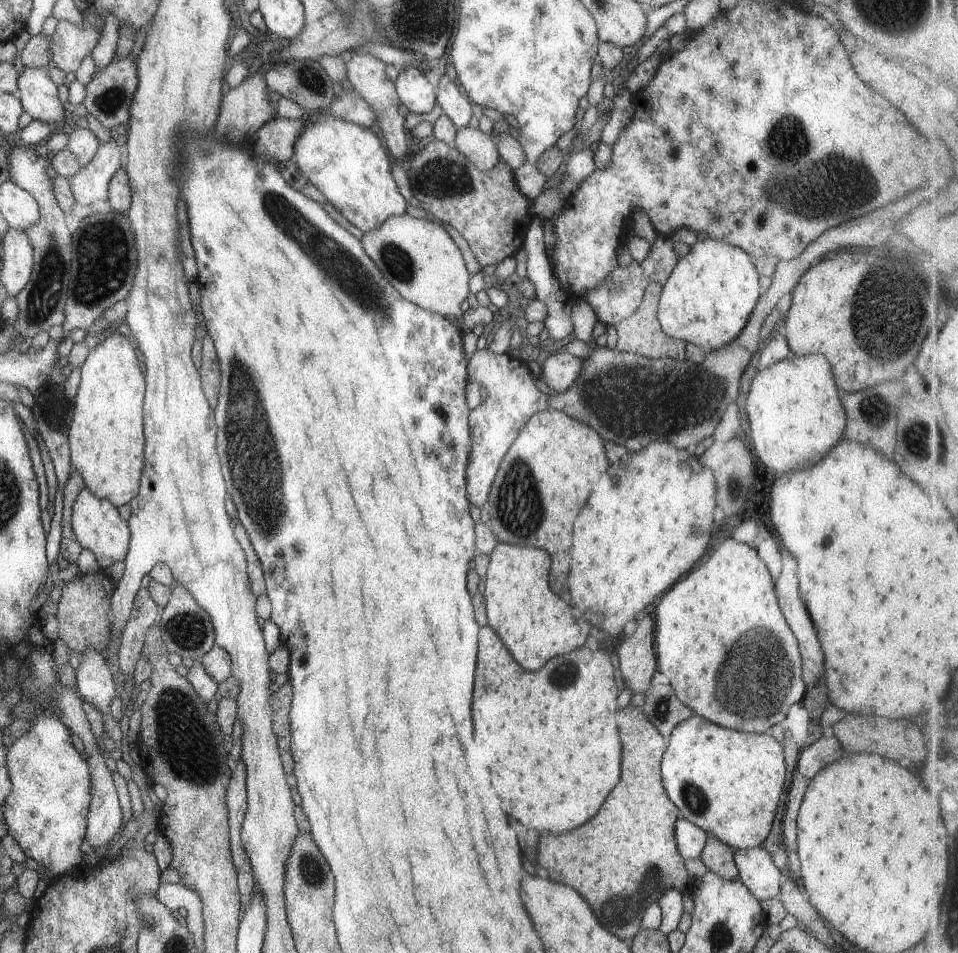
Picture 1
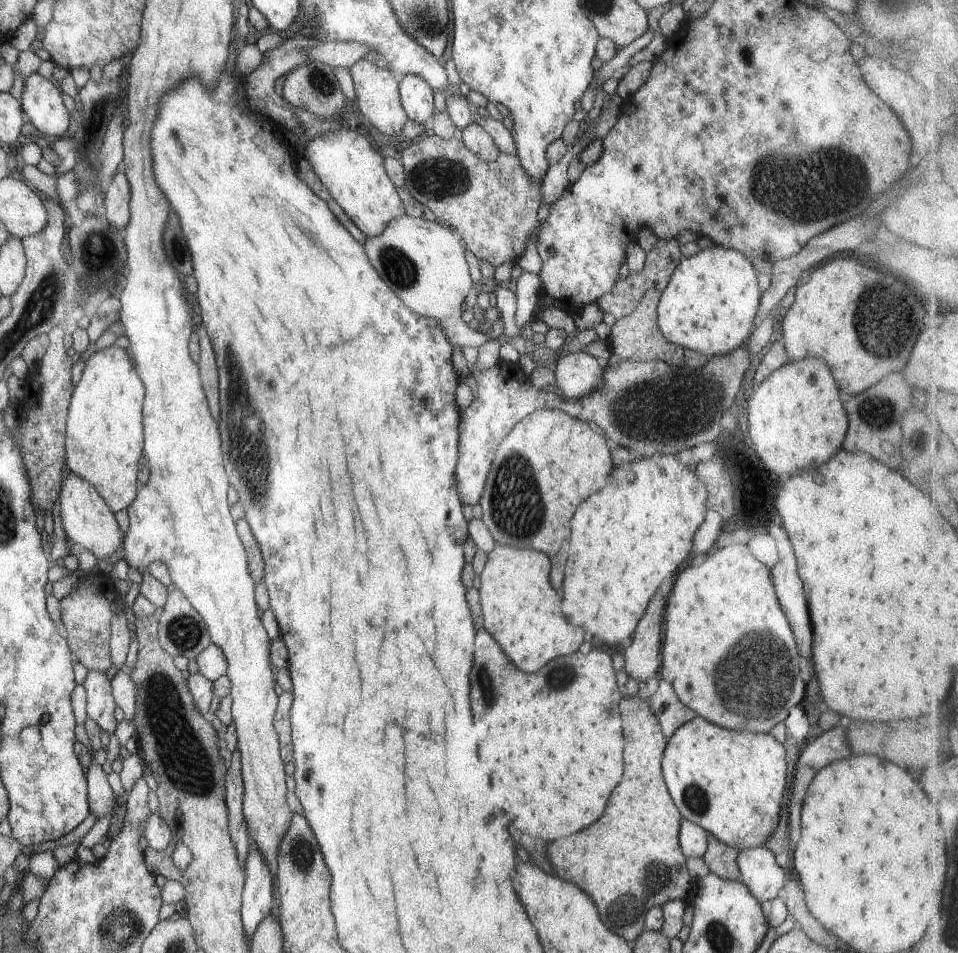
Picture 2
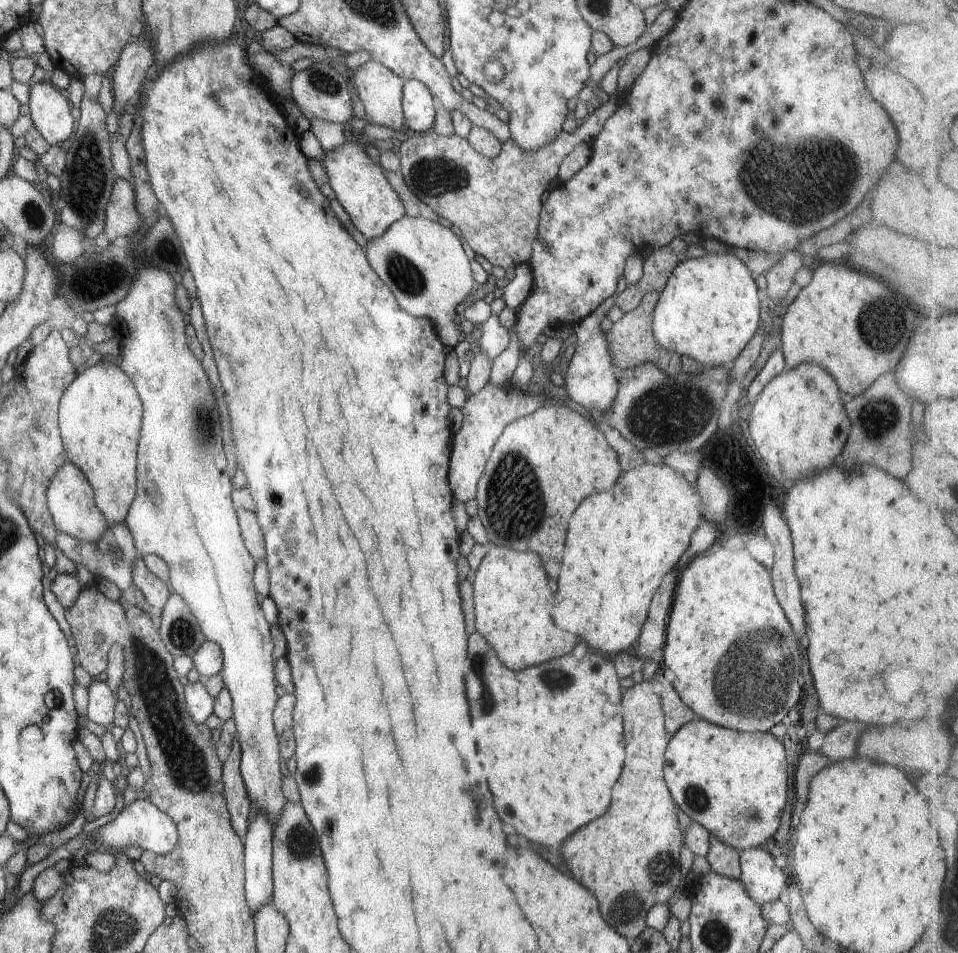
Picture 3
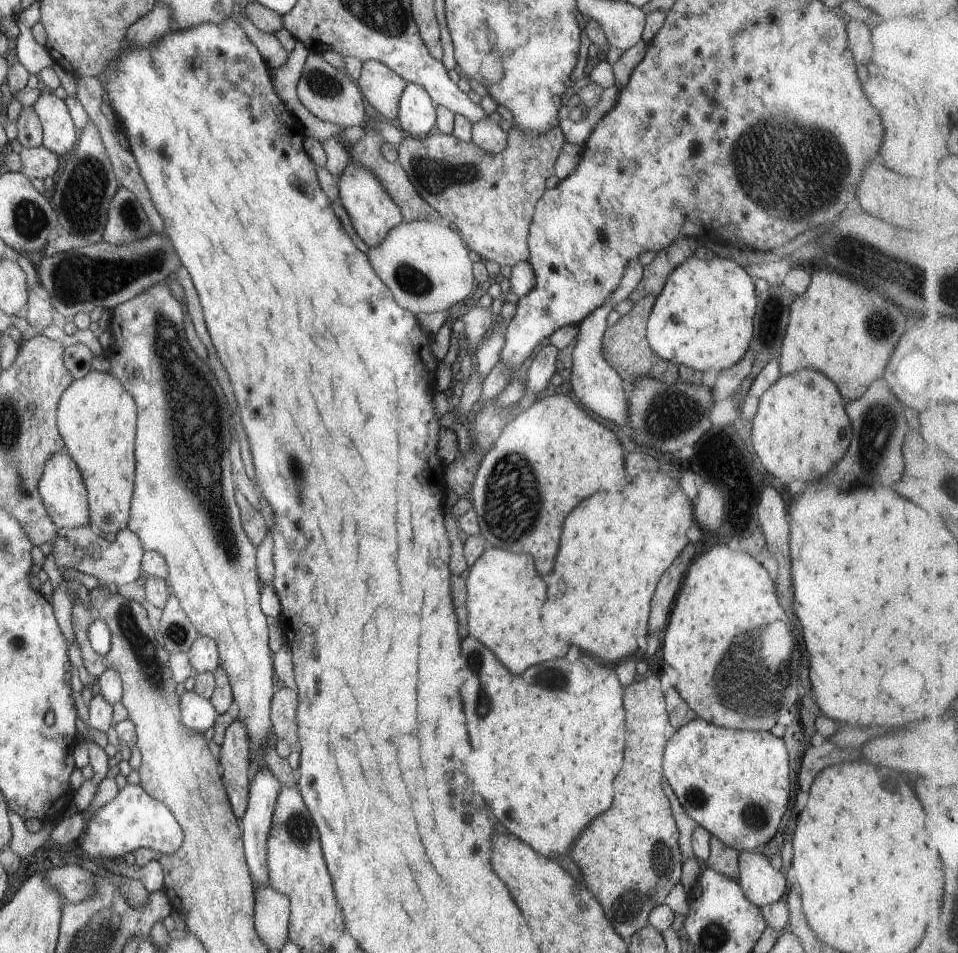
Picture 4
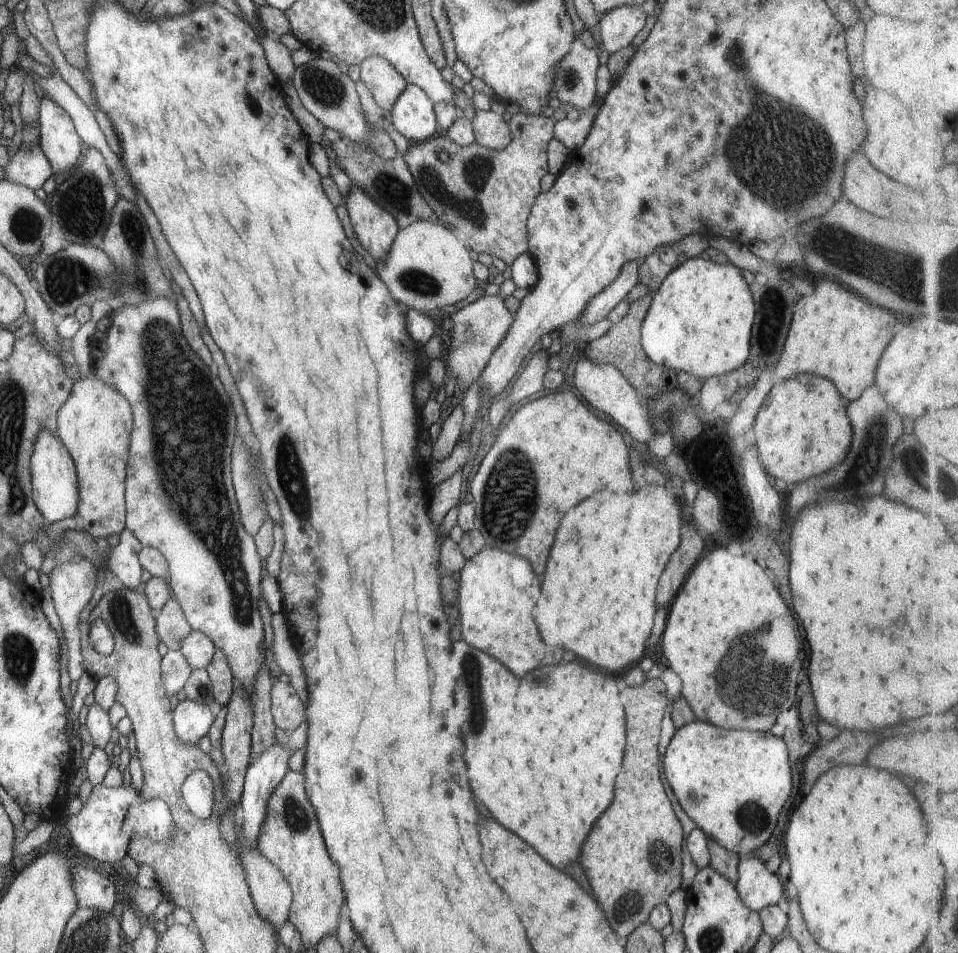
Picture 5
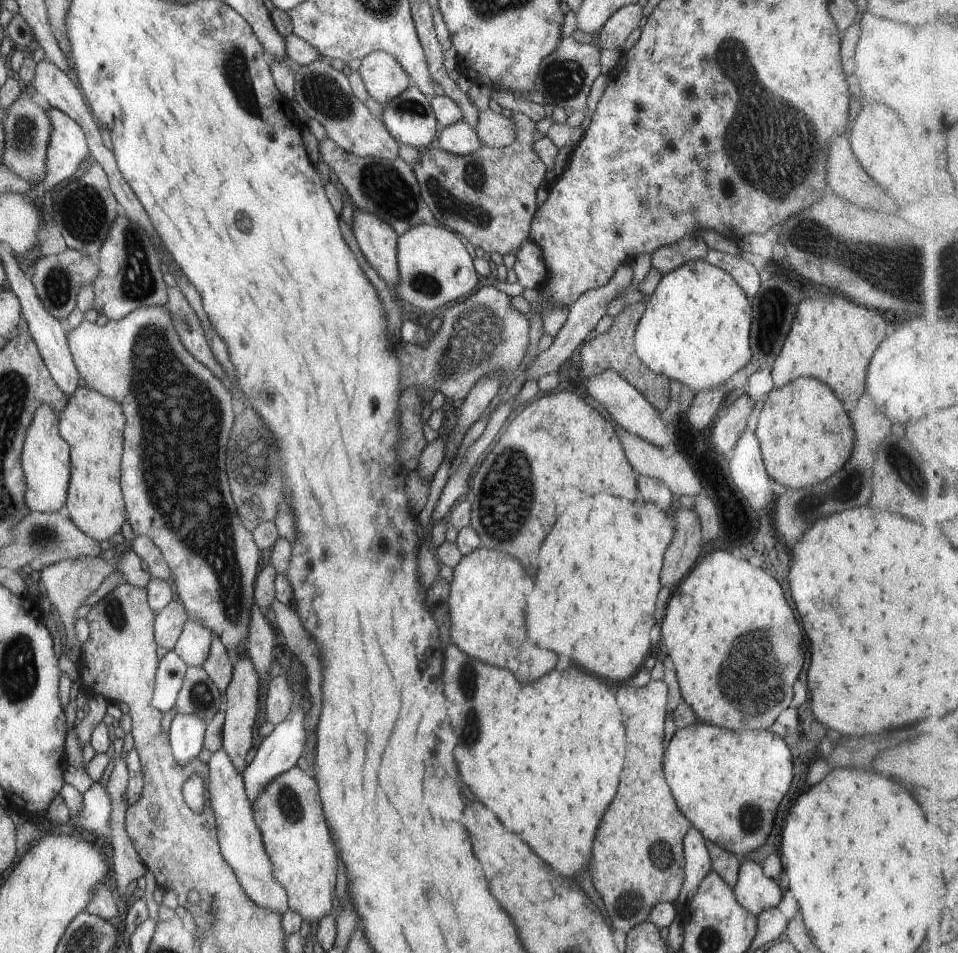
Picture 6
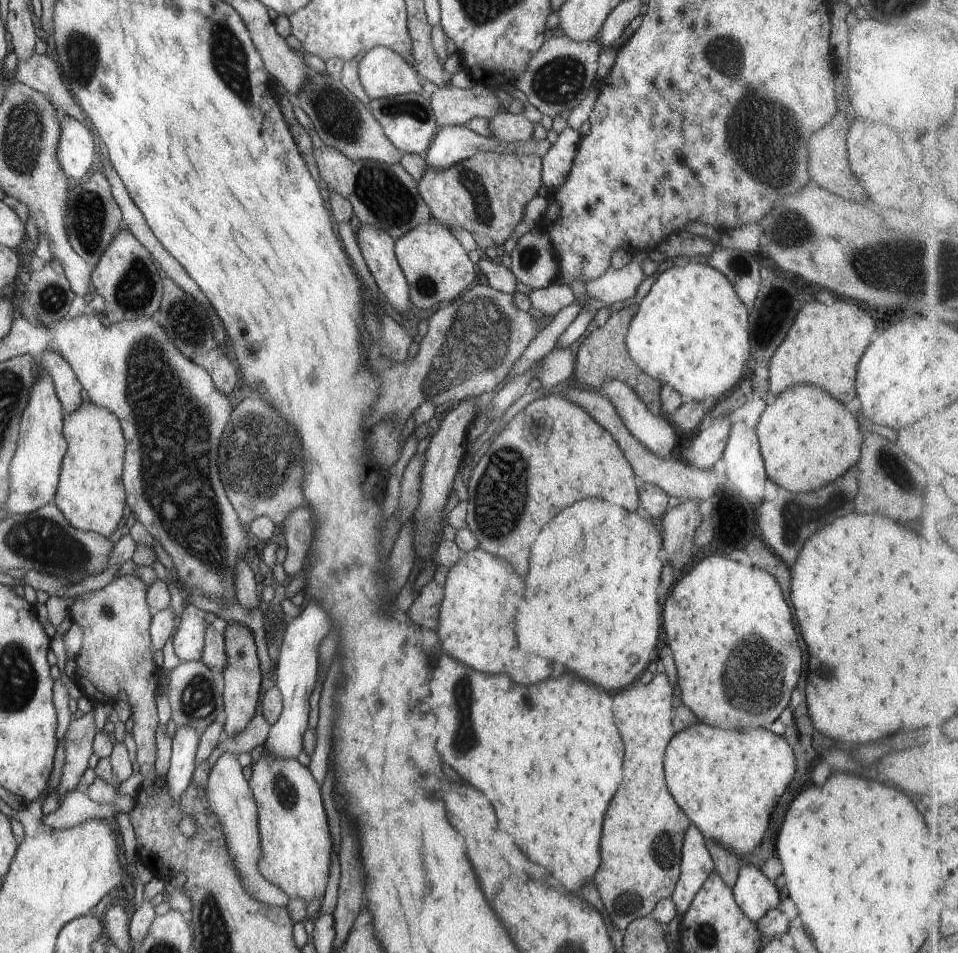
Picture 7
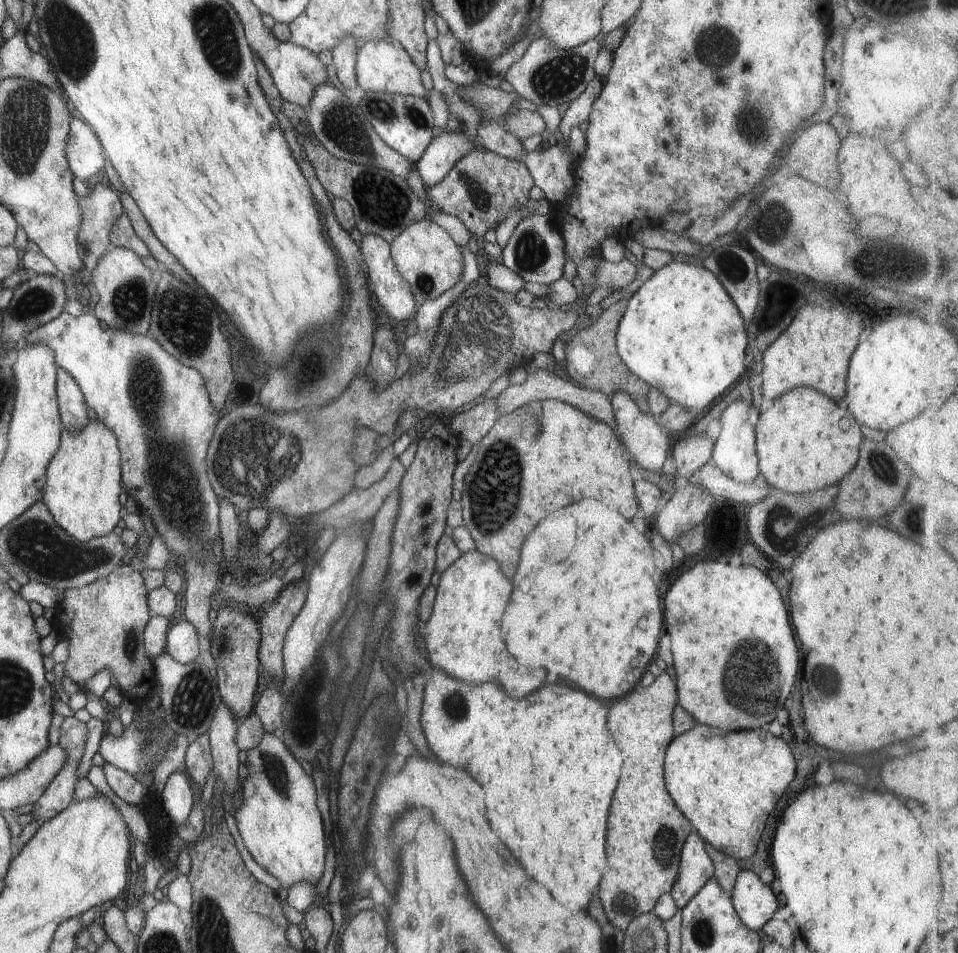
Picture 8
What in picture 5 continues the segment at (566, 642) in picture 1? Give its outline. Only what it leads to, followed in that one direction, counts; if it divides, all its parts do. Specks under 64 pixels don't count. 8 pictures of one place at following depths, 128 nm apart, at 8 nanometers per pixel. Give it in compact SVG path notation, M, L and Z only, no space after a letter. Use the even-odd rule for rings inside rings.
M483 546L479 552L464 562L459 572L457 604L461 639L469 646L499 660L517 678L522 677L531 668L543 664L557 664L561 660L563 650L557 648L557 656L555 656L555 648L553 646L549 648L539 640L535 622L531 618L531 608L535 606L537 598L539 598L539 576L531 572L531 566L527 570L525 558L517 555L509 556L508 552Z

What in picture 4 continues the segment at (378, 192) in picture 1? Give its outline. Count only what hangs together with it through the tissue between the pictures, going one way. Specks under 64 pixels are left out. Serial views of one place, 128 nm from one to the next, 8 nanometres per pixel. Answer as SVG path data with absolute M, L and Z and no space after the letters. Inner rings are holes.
M349 161L336 177L338 197L359 238L372 247L380 243L390 228L402 221L399 207L385 192L377 177L363 165Z

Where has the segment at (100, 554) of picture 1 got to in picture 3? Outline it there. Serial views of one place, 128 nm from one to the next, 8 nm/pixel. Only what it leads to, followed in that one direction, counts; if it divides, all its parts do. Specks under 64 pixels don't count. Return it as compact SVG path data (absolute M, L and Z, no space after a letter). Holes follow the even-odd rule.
M67 460L55 471L46 490L46 503L57 531L77 540L97 546L97 540L108 535L108 524L102 512L95 506L94 492L85 475Z

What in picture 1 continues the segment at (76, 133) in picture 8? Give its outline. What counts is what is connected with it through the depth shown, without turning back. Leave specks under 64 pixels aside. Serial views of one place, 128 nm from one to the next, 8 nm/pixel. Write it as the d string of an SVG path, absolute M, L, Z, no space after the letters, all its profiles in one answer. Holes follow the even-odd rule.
M23 67L16 80L22 109L32 119L56 126L56 131L67 128L71 118L63 109L55 84L47 75L46 67Z

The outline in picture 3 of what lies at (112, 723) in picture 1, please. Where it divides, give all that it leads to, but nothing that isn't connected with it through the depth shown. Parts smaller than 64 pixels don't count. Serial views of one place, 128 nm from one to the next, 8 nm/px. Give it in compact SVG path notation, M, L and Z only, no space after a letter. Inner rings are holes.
M92 679L86 691L88 694L87 719L109 729L113 722L113 706L117 700L114 692L103 681L95 679Z

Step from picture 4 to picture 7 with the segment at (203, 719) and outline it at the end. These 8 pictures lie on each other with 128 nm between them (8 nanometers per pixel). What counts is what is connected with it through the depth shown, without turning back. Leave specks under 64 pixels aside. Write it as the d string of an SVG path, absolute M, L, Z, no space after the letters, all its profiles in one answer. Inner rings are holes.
M177 727L174 731L169 768L165 774L172 799L178 799L191 782L198 738L198 732L191 727Z

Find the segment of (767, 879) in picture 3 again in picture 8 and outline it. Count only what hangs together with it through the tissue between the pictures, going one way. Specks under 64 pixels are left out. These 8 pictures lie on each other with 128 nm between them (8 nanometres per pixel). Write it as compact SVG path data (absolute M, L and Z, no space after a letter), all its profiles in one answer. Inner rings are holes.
M740 870L738 872L729 895L733 908L741 922L754 931L759 930L773 916L773 912L777 910L776 896L773 895L770 885L763 884L761 879L750 870Z

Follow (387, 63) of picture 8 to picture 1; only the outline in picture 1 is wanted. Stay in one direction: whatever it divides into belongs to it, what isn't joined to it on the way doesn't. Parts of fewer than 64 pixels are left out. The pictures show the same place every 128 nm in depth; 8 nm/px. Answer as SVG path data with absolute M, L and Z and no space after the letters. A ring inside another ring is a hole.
M357 52L349 54L344 59L346 78L349 80L352 89L367 102L373 109L377 120L375 122L375 130L385 138L385 146L389 150L391 164L399 163L408 158L409 152L405 148L405 121L404 116L407 113L402 109L401 102L396 93L394 84L389 81L385 75L385 63L377 60L369 53Z

